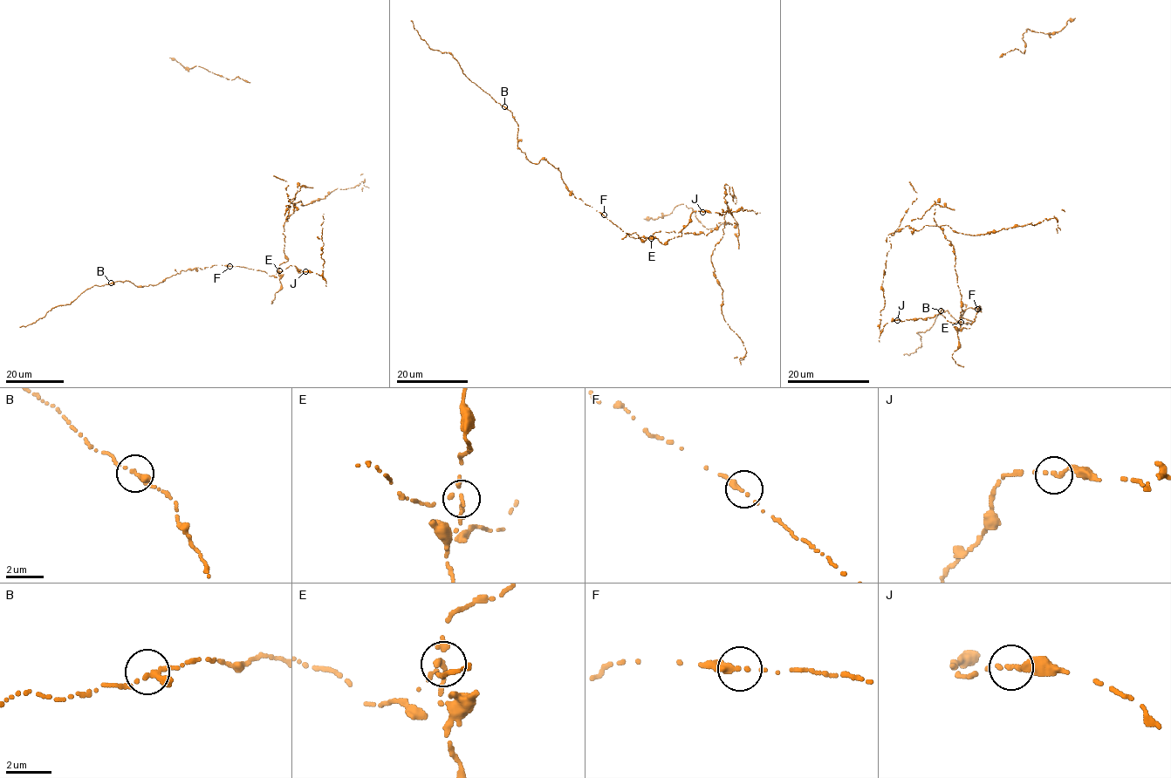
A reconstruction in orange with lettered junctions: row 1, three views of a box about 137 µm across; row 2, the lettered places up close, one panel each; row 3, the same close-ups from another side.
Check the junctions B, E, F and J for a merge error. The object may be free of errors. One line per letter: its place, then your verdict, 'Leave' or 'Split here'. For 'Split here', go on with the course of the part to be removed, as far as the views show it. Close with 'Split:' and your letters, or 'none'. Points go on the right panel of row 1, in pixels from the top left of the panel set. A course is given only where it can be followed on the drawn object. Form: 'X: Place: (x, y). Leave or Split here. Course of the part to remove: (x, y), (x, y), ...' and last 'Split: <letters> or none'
B: Place: (941, 310). Leave
E: Place: (961, 322). Split here. Course of the part to remove: (960, 322), (962, 310), (955, 255), (941, 225), (976, 235), (1034, 225), (1051, 218), (1058, 220), (1058, 233)
F: Place: (977, 309). Leave
J: Place: (897, 320). Leave
Split: E

